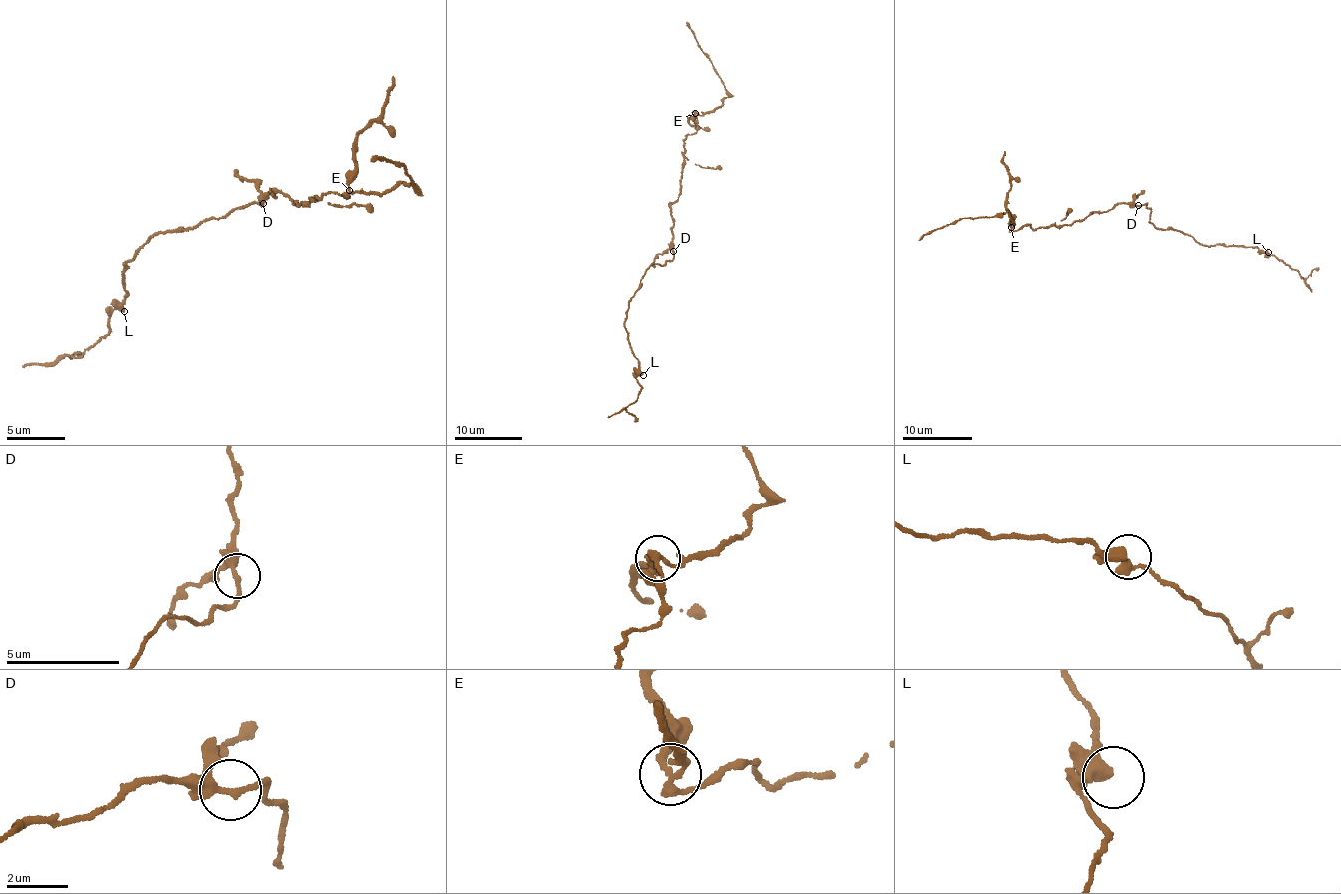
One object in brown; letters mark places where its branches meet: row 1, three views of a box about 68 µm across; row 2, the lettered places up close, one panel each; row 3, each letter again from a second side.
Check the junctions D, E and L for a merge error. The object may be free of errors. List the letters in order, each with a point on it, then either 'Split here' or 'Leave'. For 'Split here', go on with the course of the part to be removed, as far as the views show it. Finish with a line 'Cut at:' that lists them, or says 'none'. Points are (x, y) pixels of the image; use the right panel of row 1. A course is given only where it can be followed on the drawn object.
D: Place: (1138, 205). Leave
E: Place: (1011, 227). Split here. Course of the part to remove: (1011, 227), (1007, 213), (1011, 184), (1003, 159), (1005, 151)
L: Place: (1268, 252). Leave
Cut at: E

